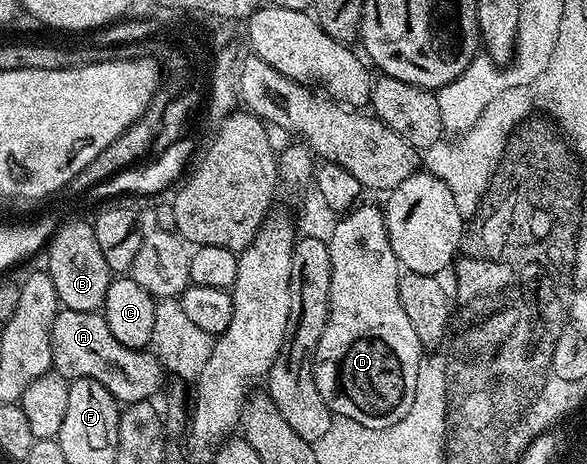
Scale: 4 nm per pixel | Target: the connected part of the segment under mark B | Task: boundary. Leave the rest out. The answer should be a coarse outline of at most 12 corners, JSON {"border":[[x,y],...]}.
{"border":[[87,220],[48,241],[61,306],[97,312],[114,273]]}

